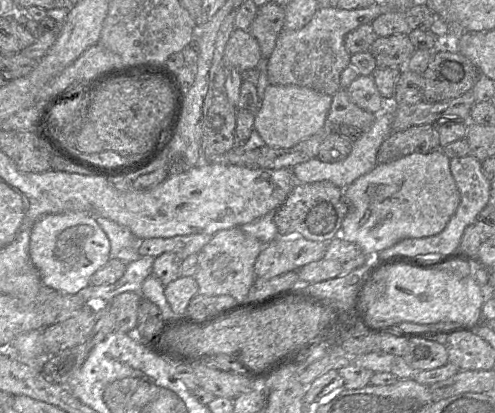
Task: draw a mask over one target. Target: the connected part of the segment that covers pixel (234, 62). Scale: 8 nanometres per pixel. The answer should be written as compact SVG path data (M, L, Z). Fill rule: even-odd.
M234 29L224 50L224 63L230 63L236 70L245 70L258 66L262 58L258 41L249 30Z

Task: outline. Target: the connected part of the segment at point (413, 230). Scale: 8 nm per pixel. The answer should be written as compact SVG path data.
M442 149L412 153L377 164L369 173L344 189L349 203L339 236L361 247L368 257L407 238L429 237L440 233L460 203L460 193L450 171L450 158Z

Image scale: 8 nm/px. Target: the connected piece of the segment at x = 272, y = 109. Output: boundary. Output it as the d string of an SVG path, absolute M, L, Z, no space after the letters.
M269 84L261 99L260 109L255 113L254 131L259 133L265 146L290 148L328 125L332 96L297 85Z

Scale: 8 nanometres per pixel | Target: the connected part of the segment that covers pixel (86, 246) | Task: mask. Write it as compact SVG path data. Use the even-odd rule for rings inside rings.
M64 212L45 215L35 222L29 254L44 286L61 294L74 295L90 285L91 276L108 262L109 239L95 218L85 212Z

